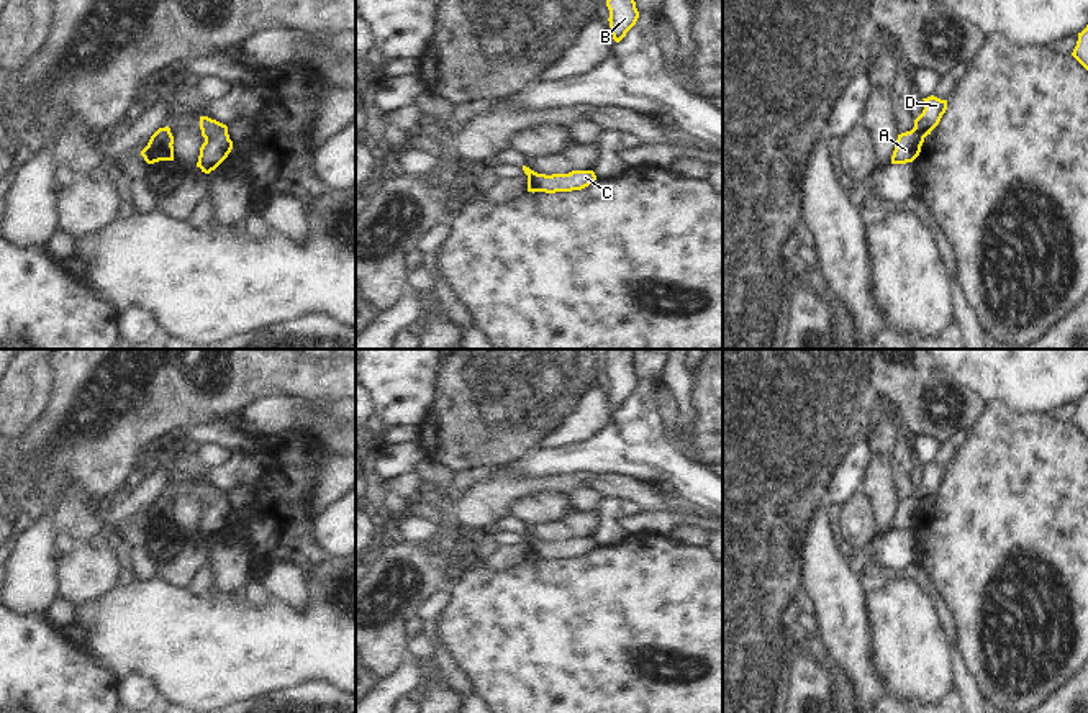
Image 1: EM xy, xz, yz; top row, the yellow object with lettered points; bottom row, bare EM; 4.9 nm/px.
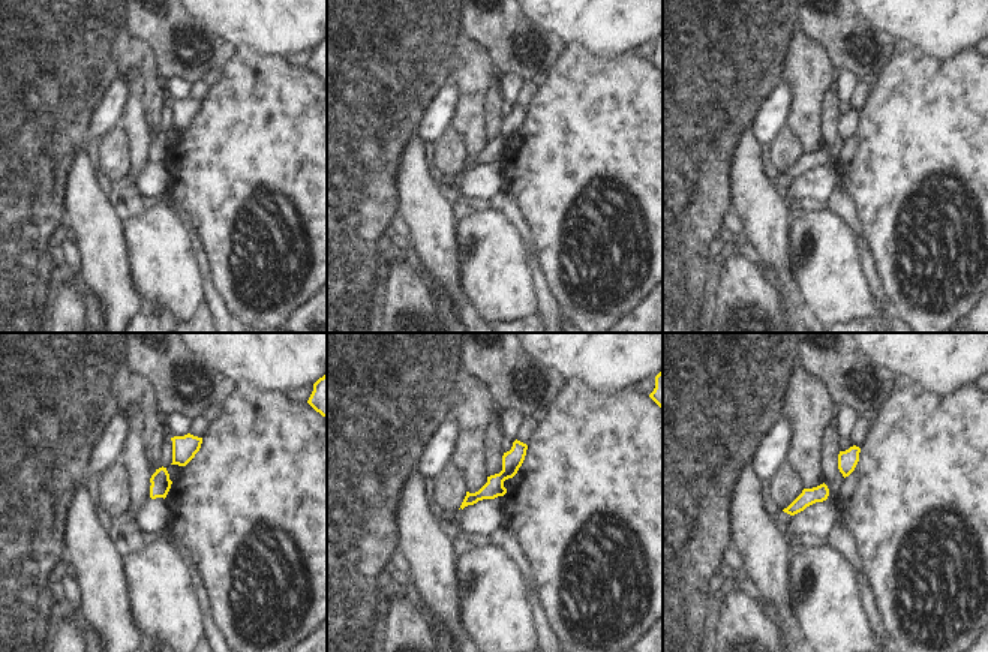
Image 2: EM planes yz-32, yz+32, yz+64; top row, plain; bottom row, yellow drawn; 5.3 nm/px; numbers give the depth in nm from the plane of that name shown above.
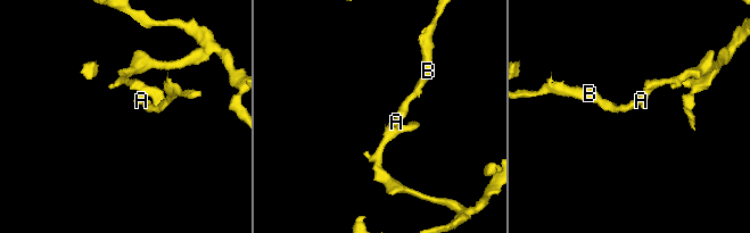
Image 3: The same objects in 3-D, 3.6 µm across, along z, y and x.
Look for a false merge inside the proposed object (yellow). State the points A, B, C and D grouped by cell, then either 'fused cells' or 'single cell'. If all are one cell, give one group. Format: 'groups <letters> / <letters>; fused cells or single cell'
groups A B / C D; fused cells

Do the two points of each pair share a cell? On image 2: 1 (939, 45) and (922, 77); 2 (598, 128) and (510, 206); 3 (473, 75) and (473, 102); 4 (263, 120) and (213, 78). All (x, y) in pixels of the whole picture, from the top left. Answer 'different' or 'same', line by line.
1: different
2: different
3: same
4: different

